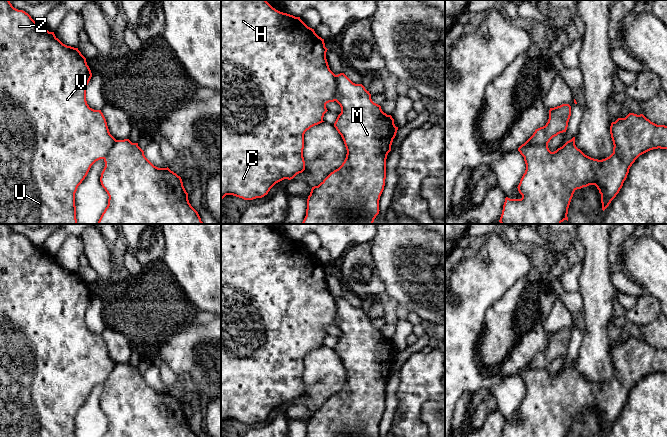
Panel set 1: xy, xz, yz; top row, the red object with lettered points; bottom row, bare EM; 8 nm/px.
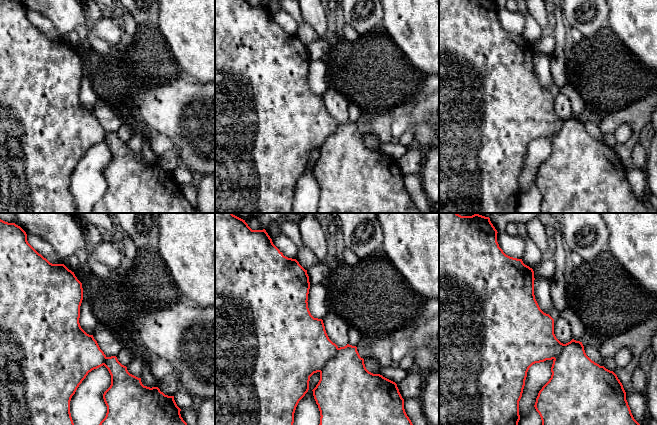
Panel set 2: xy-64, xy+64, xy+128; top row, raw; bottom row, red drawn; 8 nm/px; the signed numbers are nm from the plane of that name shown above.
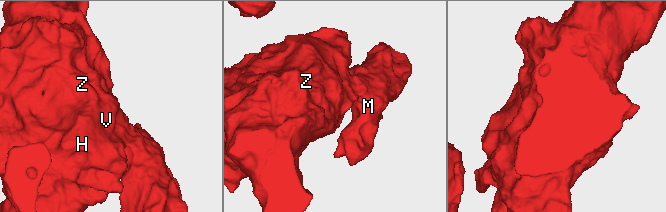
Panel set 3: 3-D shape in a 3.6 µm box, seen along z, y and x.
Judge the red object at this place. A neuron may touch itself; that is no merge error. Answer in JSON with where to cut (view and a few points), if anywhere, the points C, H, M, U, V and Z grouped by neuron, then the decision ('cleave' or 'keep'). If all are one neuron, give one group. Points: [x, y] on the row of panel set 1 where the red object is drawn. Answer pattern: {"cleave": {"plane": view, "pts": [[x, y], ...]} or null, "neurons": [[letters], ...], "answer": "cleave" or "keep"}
{"cleave": {"plane": "xz", "pts": [[335, 75], [336, 100]]}, "neurons": [["C", "H", "U", "V", "Z"], ["M"]], "answer": "cleave"}

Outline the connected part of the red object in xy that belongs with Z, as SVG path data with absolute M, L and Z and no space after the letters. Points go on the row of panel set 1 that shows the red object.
M0 0L0 224L77 224L75 193L91 166L104 159L116 139L110 134L101 110L89 107L86 88L92 77L86 58L78 48L63 44L46 27L40 27L23 10L12 6L9 0Z

